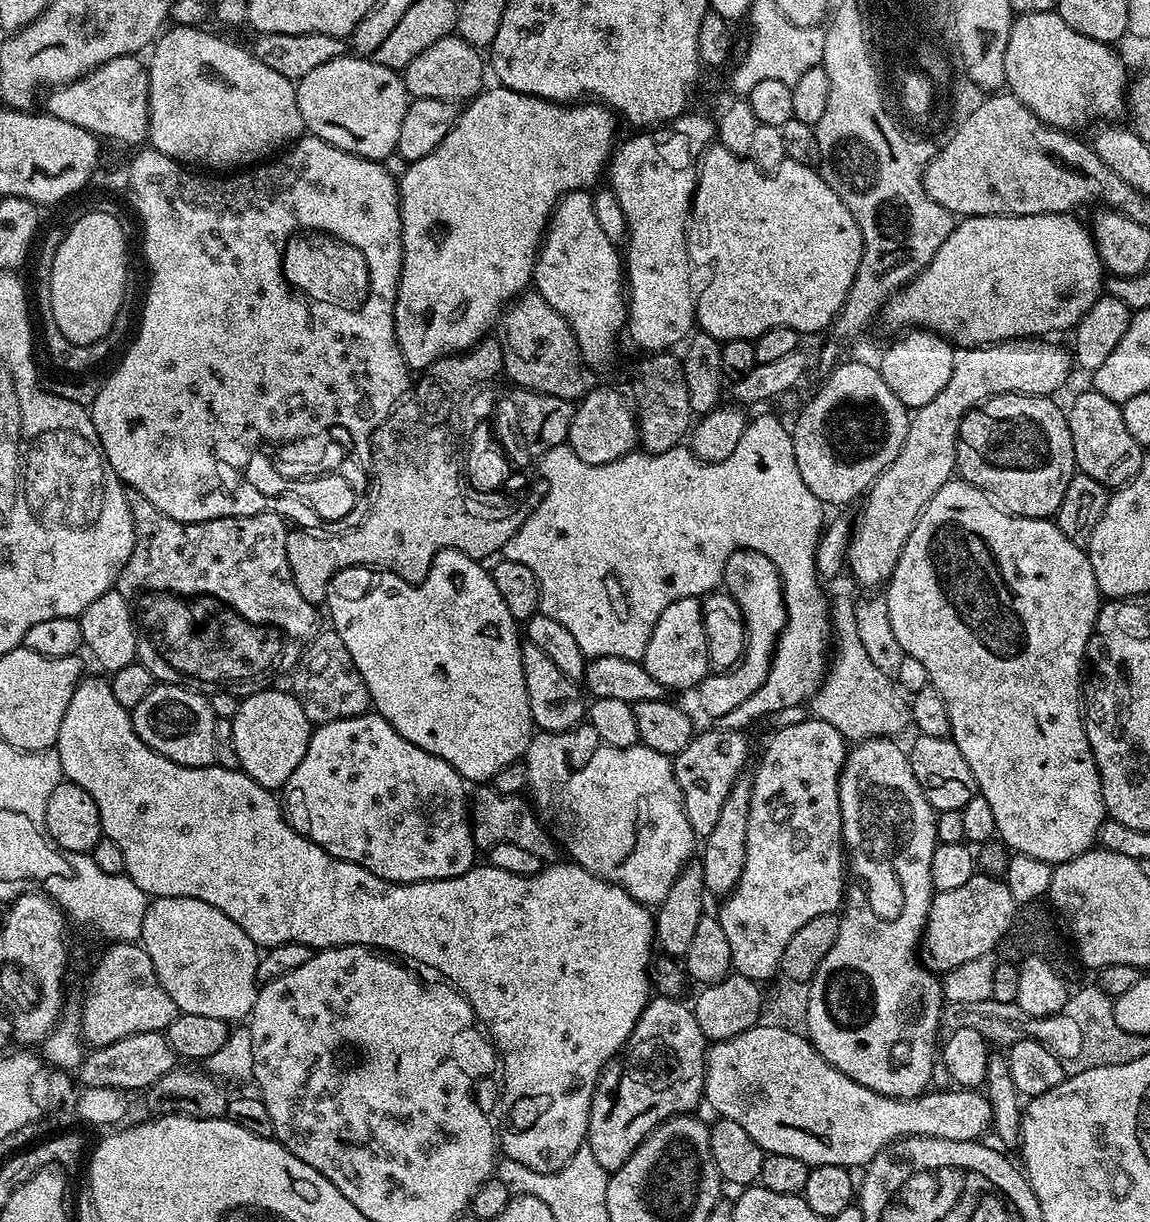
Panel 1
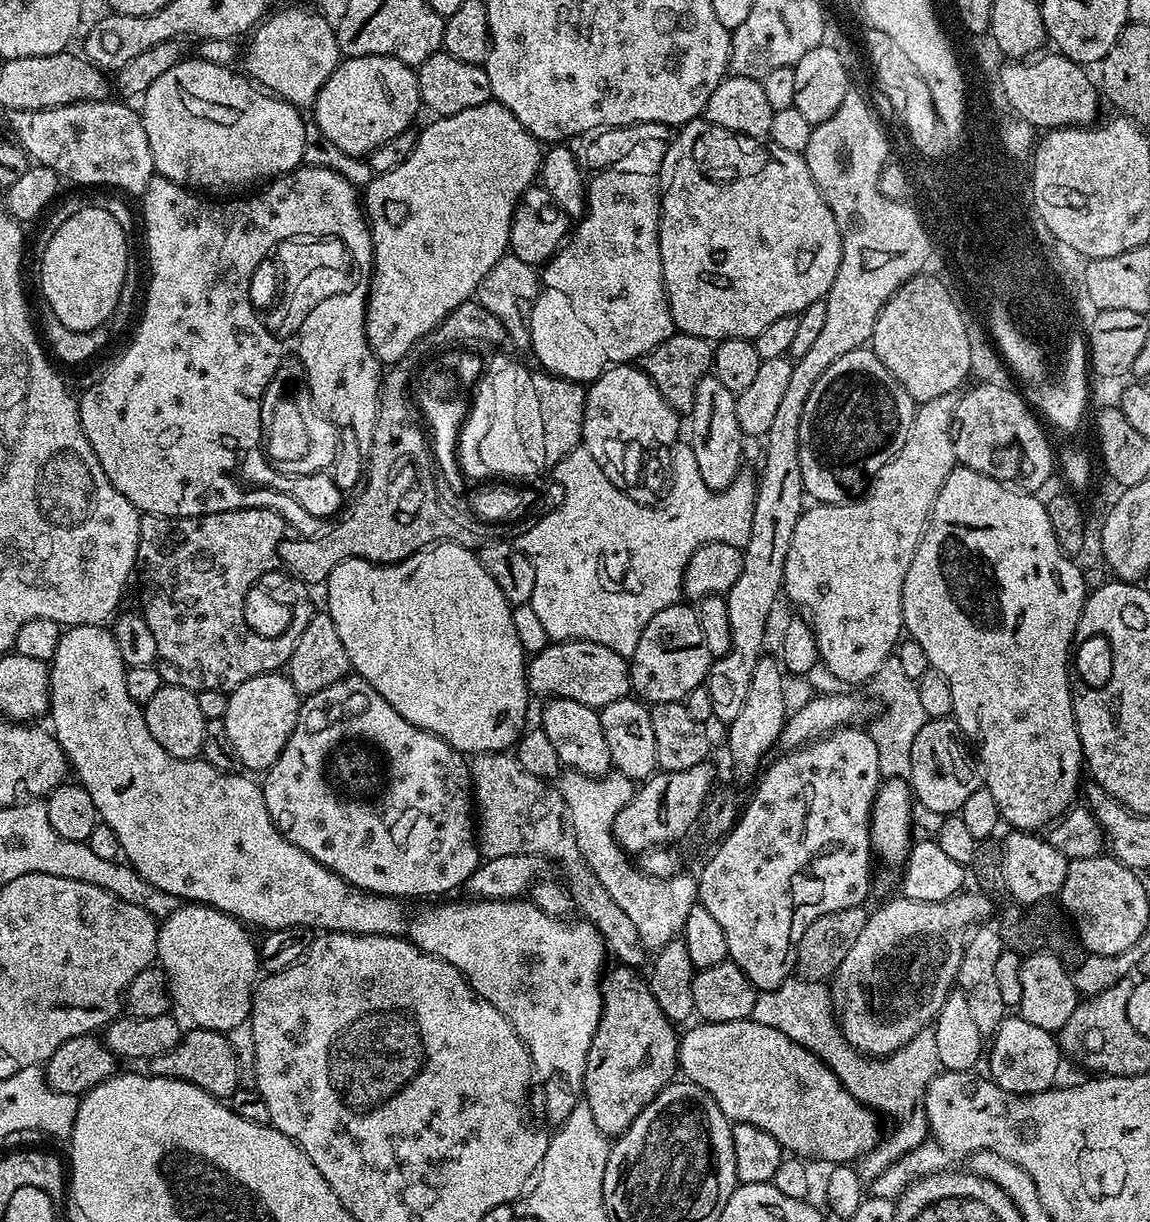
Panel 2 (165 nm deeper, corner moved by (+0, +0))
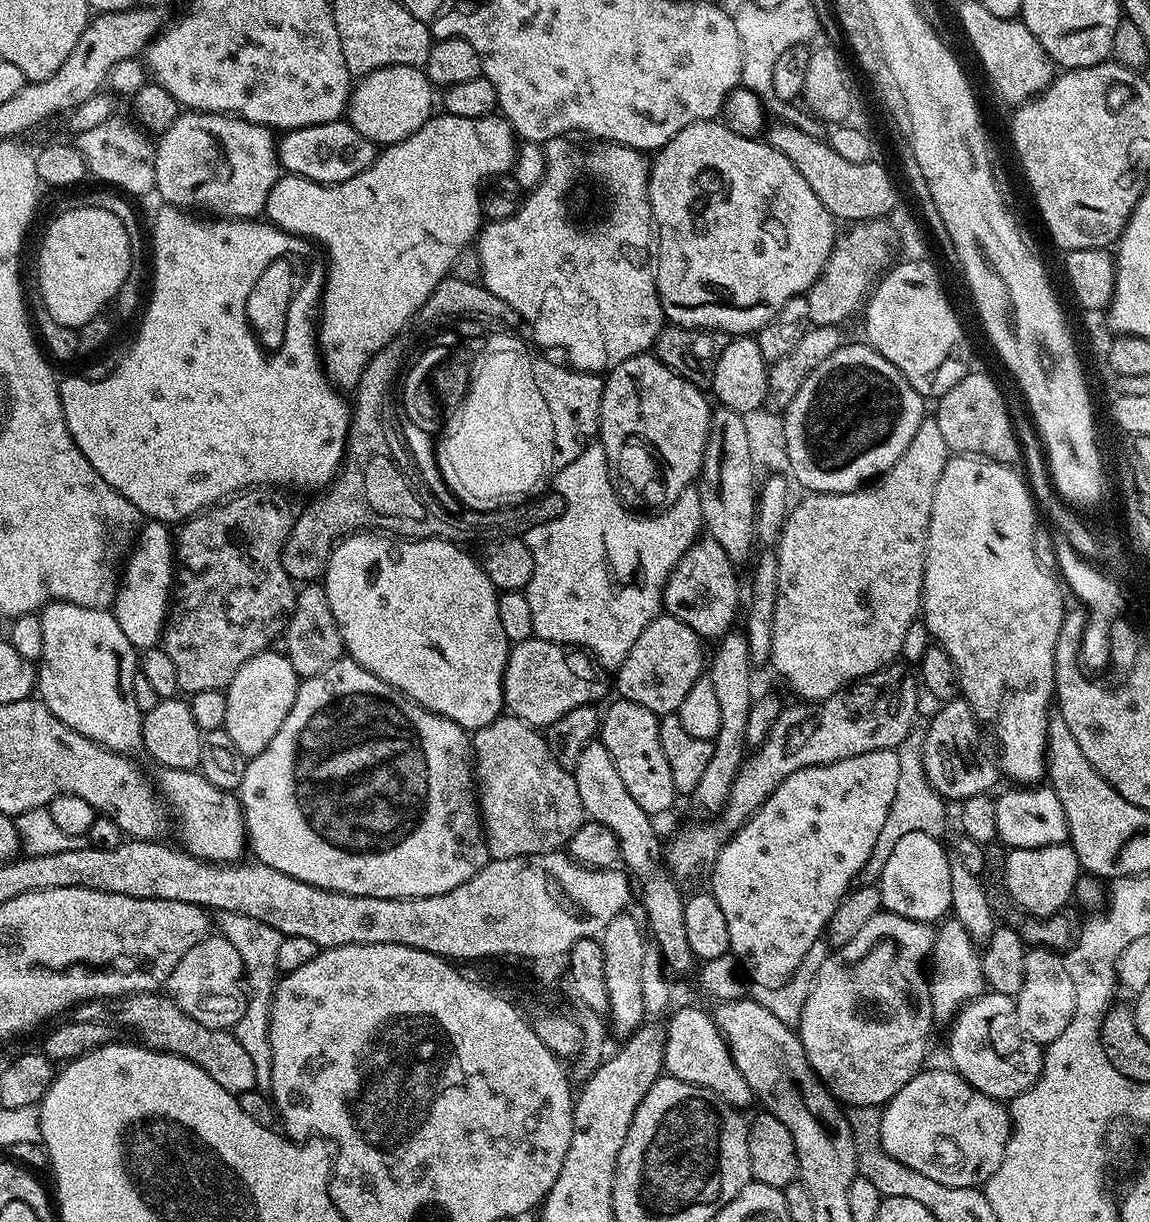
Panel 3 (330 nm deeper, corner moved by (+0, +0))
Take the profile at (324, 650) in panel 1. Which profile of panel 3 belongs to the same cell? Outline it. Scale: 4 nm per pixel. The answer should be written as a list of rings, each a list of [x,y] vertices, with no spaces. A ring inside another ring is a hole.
[[[308,582],[297,591],[292,617],[282,633],[282,644],[283,640],[283,651],[300,678],[322,674],[326,666],[334,666],[334,662],[345,655],[342,634],[338,630],[338,622],[334,622],[334,614],[330,610],[323,583]]]

